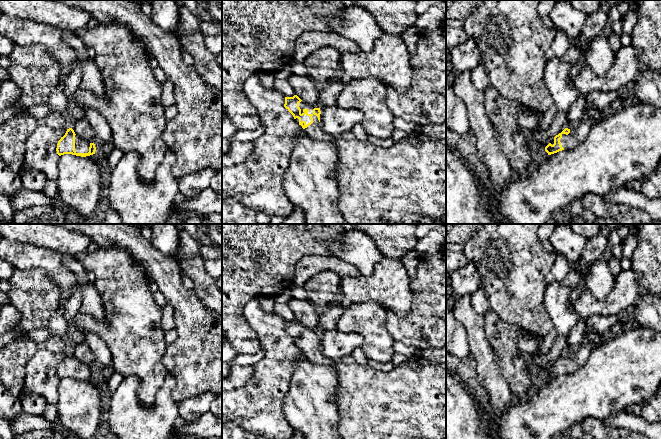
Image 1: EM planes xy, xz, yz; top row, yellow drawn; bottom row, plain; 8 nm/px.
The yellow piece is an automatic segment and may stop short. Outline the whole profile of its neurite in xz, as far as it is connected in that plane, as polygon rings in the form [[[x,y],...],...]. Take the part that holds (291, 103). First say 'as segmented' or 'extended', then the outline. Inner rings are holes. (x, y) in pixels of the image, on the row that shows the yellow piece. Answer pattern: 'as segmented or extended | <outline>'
extended | [[[294,95],[293,97],[285,97],[284,107],[293,115],[296,122],[302,126],[304,132],[306,132],[312,139],[328,141],[336,145],[338,152],[338,165],[336,168],[335,180],[340,193],[338,208],[347,224],[417,224],[421,219],[426,217],[439,220],[442,224],[446,223],[446,139],[431,138],[420,133],[418,135],[408,135],[394,143],[391,147],[383,148],[368,141],[362,141],[356,138],[352,131],[343,133],[339,138],[325,134],[320,126],[320,108],[314,108],[304,103],[297,95]]]

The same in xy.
extended | [[[72,128],[67,129],[65,135],[58,141],[57,154],[72,154],[86,157],[95,154],[96,147],[94,143],[89,143],[75,134]]]

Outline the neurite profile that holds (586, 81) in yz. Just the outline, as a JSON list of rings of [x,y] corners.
[[[632,45],[622,46],[615,52],[613,66],[604,77],[598,77],[586,65],[572,81],[580,95],[587,96],[594,91],[610,92],[630,87],[642,68],[637,50]]]

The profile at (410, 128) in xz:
[[[397,117],[394,118],[393,124],[395,129],[402,130],[408,135],[418,135],[421,133],[422,129],[422,127],[417,124],[414,124],[412,122],[407,122]]]

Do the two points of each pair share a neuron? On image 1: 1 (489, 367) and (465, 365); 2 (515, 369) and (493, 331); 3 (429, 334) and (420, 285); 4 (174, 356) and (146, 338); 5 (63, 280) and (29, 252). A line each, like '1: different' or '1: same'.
1: different
2: same
3: same
4: different
5: same

